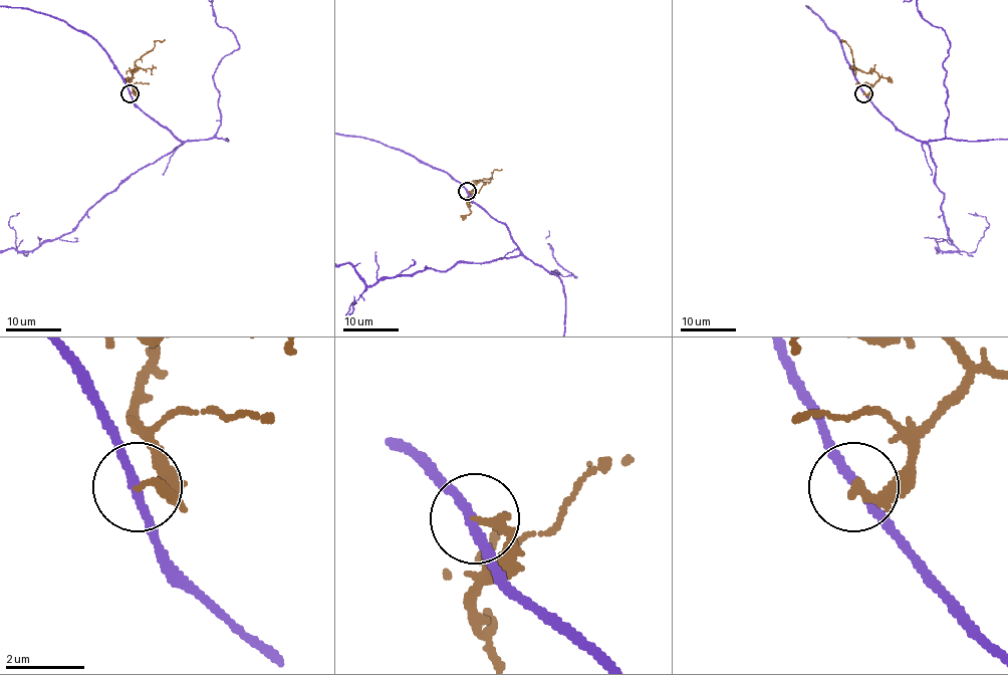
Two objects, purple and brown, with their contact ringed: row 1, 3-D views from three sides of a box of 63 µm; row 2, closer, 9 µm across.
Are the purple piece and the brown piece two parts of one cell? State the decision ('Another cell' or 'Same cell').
Another cell

